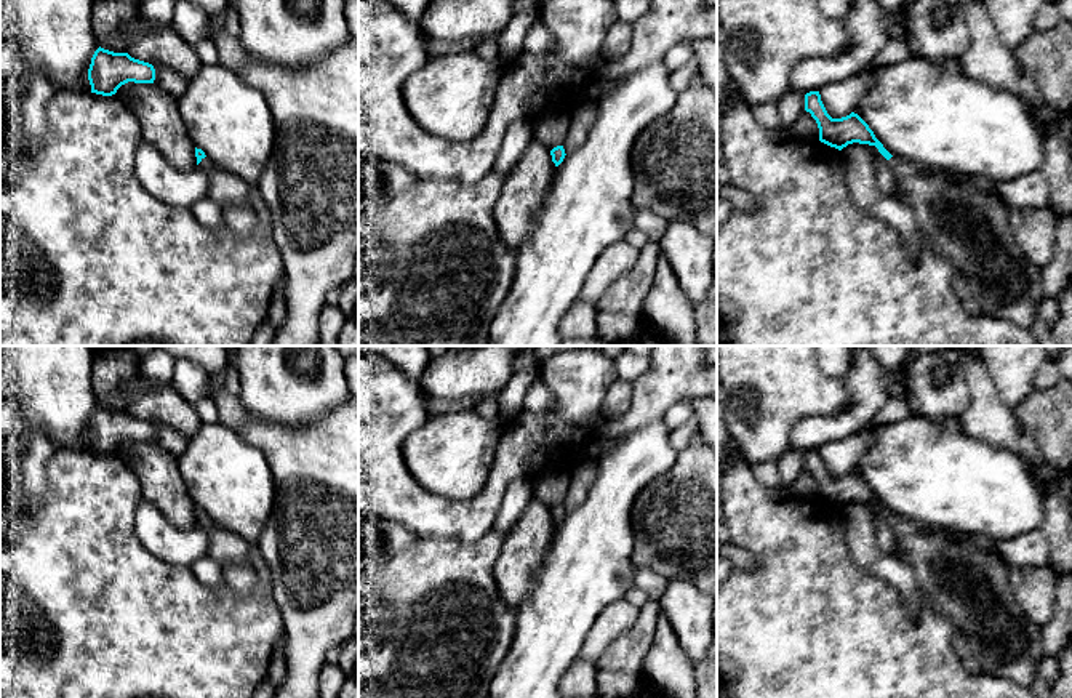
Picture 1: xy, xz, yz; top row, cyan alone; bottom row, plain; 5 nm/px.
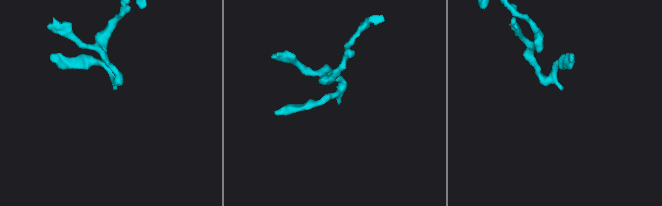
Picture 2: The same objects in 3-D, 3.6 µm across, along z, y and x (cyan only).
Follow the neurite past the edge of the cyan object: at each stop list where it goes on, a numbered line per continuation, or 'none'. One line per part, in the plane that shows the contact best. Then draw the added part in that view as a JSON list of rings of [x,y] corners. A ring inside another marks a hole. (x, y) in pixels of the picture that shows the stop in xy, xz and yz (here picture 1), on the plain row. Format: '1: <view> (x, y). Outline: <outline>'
1: xy (228, 548). Outline: [[[208,515],[202,517],[198,525],[205,528],[210,536],[206,556],[218,560],[222,568],[232,564],[248,562],[250,551],[254,548],[253,543],[216,525]]]

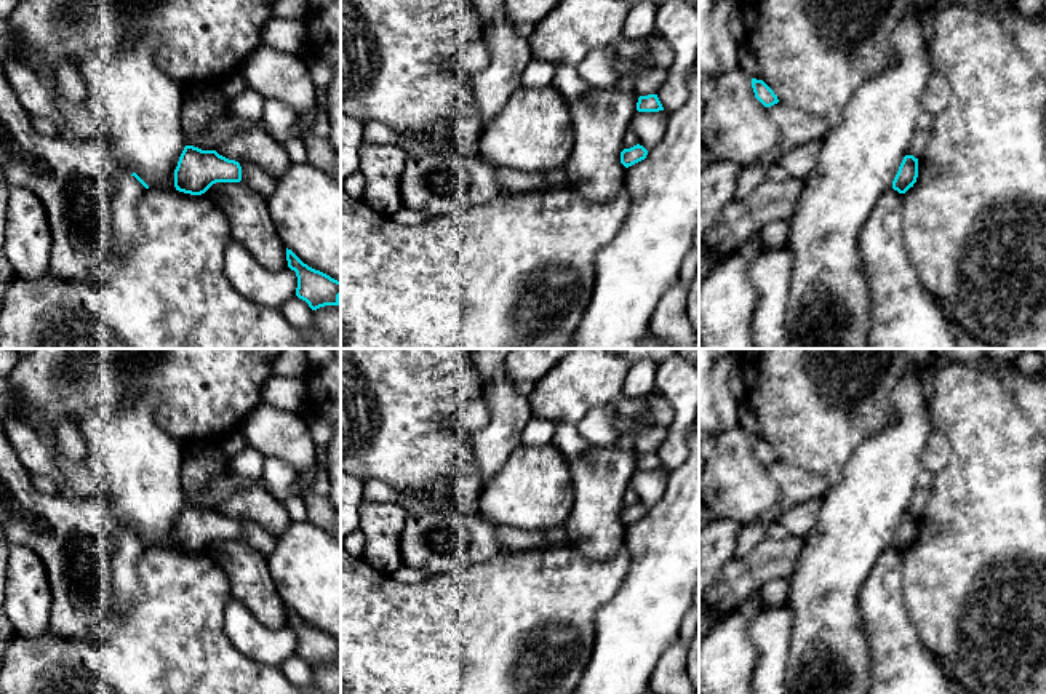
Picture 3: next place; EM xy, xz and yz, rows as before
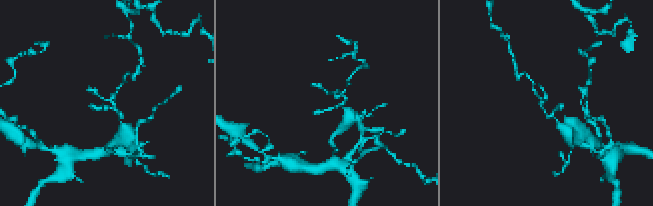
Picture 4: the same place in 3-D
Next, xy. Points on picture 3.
none

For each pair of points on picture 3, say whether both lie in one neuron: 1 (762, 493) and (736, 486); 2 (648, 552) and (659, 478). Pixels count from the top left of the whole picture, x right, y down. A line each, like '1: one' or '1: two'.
1: one
2: two

